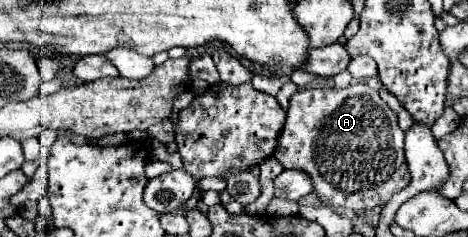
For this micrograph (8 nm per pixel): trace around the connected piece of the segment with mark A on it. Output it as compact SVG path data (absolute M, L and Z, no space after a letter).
M366 82L350 84L348 88L306 88L290 98L286 122L280 130L274 158L284 168L306 170L312 180L318 198L334 208L350 208L356 212L380 206L382 200L390 200L392 194L400 192L410 184L410 170L404 160L404 132L396 122L396 114L380 98L378 90Z

